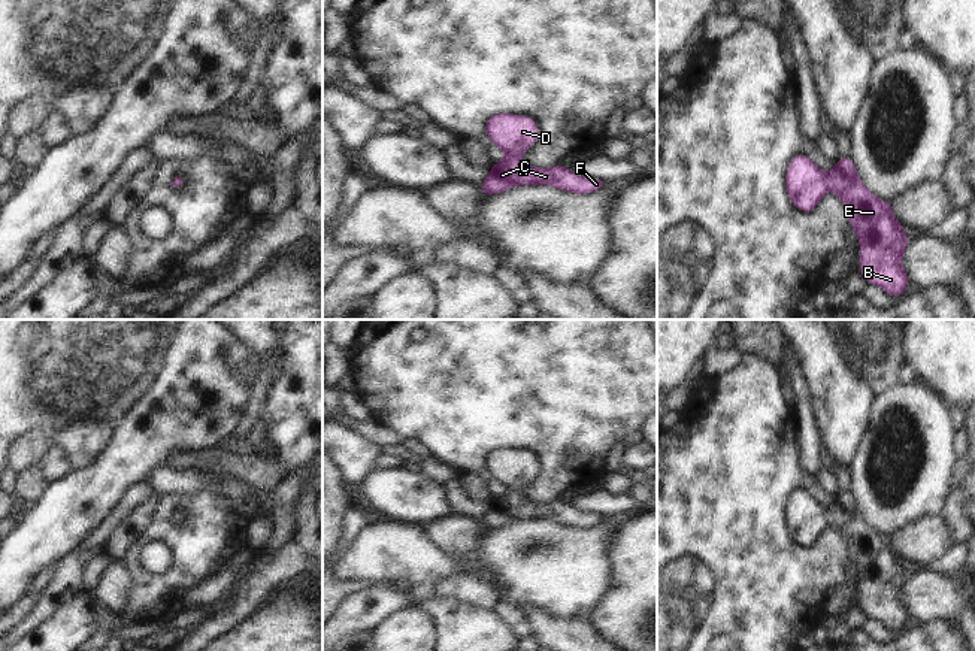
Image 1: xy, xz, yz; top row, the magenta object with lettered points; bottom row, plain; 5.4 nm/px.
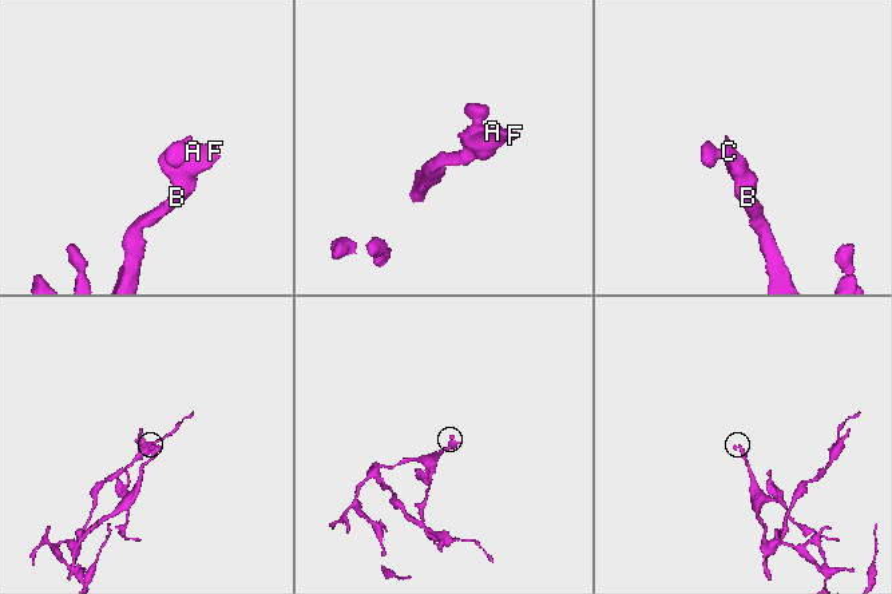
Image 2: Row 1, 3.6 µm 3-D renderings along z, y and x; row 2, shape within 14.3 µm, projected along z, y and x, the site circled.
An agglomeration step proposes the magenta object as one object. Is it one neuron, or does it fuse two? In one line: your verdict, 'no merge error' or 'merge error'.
no merge error

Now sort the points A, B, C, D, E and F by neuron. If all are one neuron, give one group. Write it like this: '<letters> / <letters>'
A B C D E F

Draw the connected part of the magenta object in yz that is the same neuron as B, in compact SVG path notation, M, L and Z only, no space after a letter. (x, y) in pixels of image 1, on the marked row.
M794 155L785 173L785 188L790 203L800 212L812 212L823 196L832 190L848 212L848 225L856 230L860 243L860 275L867 284L881 287L897 300L911 284L902 267L902 257L911 239L905 234L903 225L893 217L891 203L870 194L857 175L851 157L839 157L830 173L824 173L808 155Z

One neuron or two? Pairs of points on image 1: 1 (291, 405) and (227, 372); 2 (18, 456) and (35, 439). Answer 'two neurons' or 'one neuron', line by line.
1: two neurons
2: one neuron

